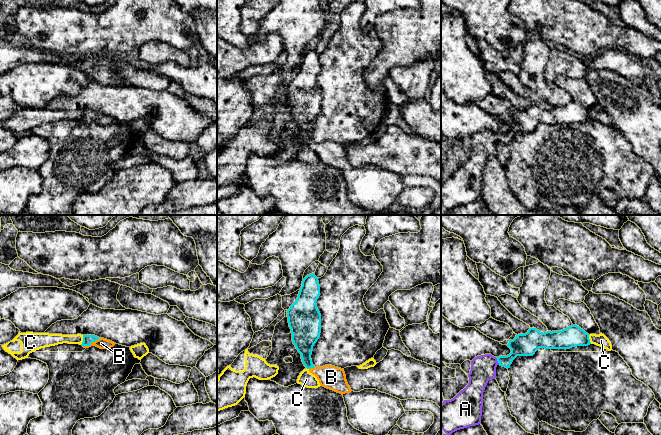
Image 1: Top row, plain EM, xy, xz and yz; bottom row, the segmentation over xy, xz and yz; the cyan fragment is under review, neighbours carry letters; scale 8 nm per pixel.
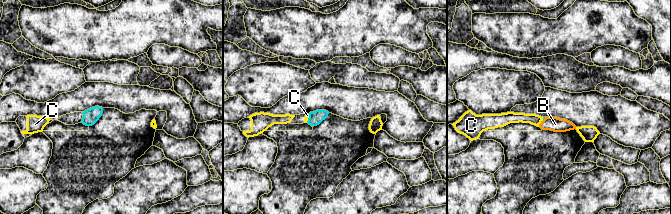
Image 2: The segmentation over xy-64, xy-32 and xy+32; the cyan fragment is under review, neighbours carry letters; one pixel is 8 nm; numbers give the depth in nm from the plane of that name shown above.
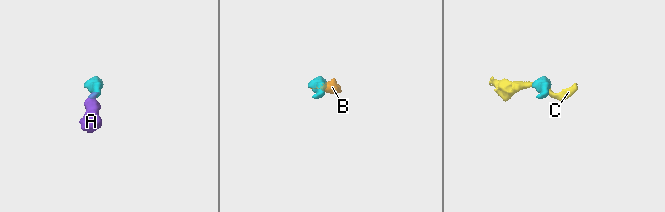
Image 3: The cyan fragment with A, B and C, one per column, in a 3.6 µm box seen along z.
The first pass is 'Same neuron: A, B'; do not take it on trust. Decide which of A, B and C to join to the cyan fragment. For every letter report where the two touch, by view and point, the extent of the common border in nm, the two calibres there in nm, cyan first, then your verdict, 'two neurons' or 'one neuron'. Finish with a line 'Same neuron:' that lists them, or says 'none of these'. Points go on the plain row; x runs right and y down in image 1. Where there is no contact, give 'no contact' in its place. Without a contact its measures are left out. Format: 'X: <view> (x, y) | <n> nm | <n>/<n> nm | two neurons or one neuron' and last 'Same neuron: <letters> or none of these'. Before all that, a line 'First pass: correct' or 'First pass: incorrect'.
First pass: correct
A: yz (497, 136) | 70 nm | 180/200 nm | one neuron
B: xy (91, 118) | 150 nm | 80/90 nm | one neuron
C: xy (83, 116) | 80 nm | 80/100 nm | two neurons
Same neuron: A, B

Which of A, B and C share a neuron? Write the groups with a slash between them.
A B / C

